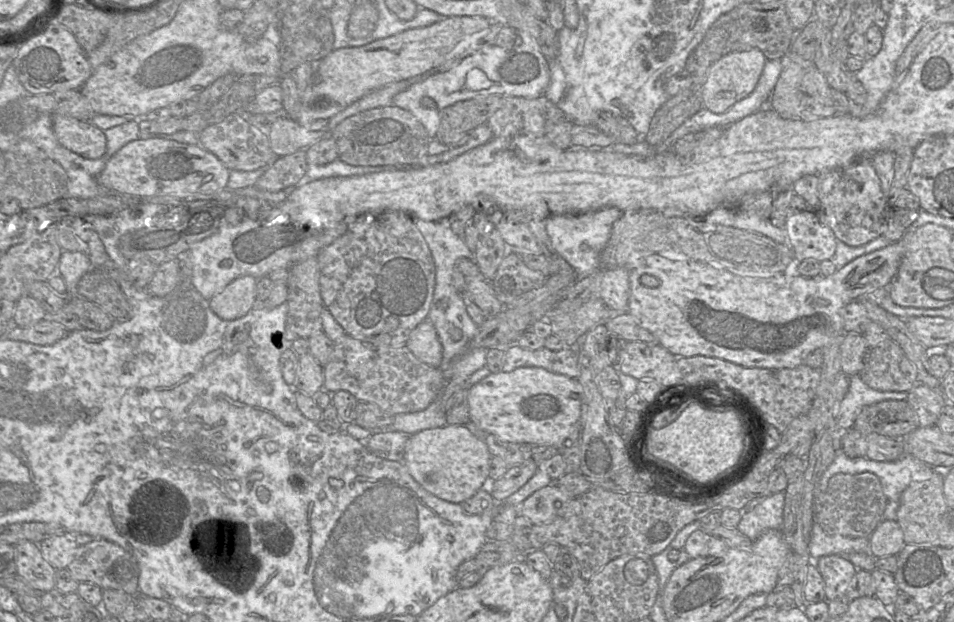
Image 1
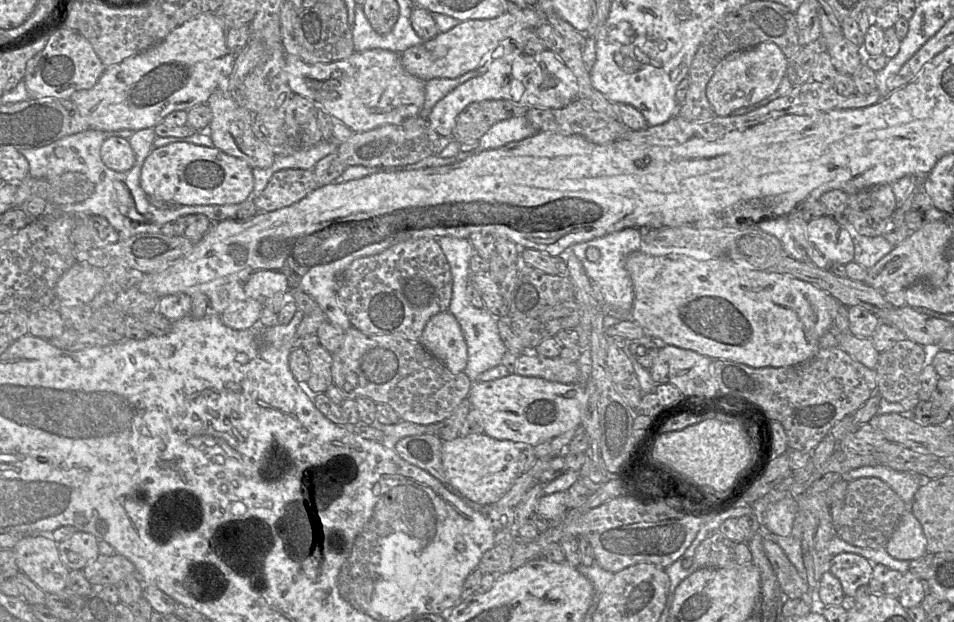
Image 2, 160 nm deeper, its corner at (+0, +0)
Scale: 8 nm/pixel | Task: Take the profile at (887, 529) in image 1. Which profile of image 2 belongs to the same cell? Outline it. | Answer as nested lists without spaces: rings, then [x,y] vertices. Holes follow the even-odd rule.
[[[910,508],[901,517],[885,549],[893,558],[905,561],[915,560],[929,553],[923,528]]]

